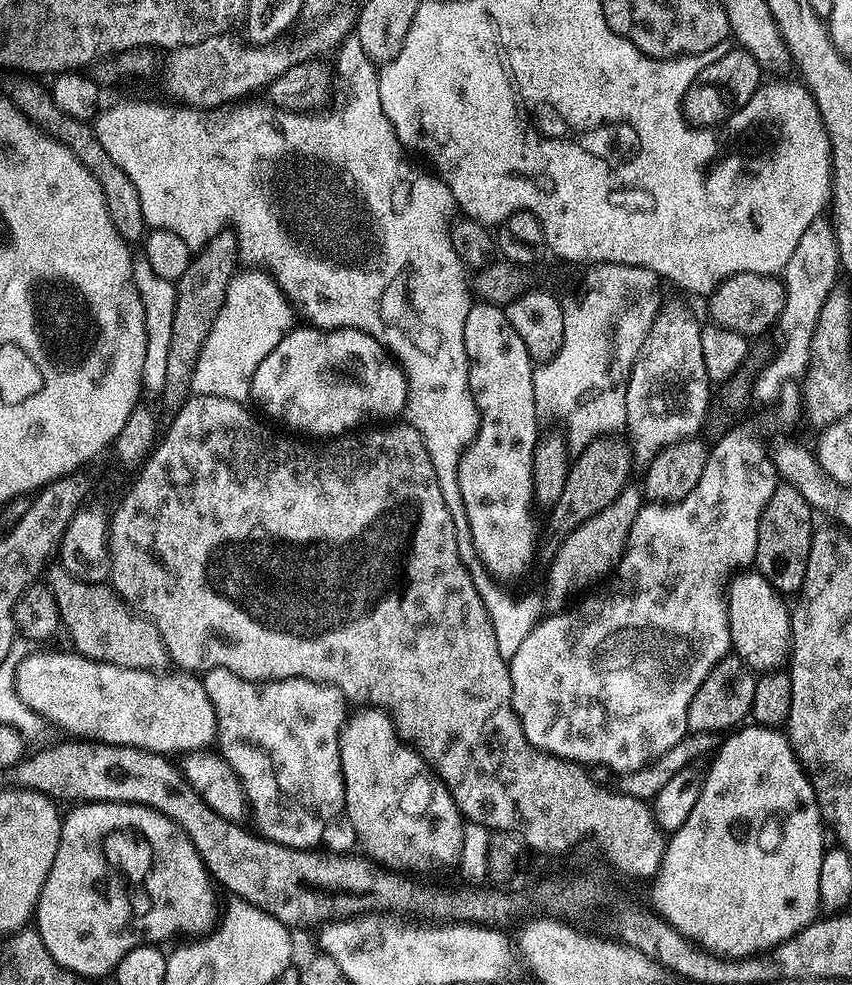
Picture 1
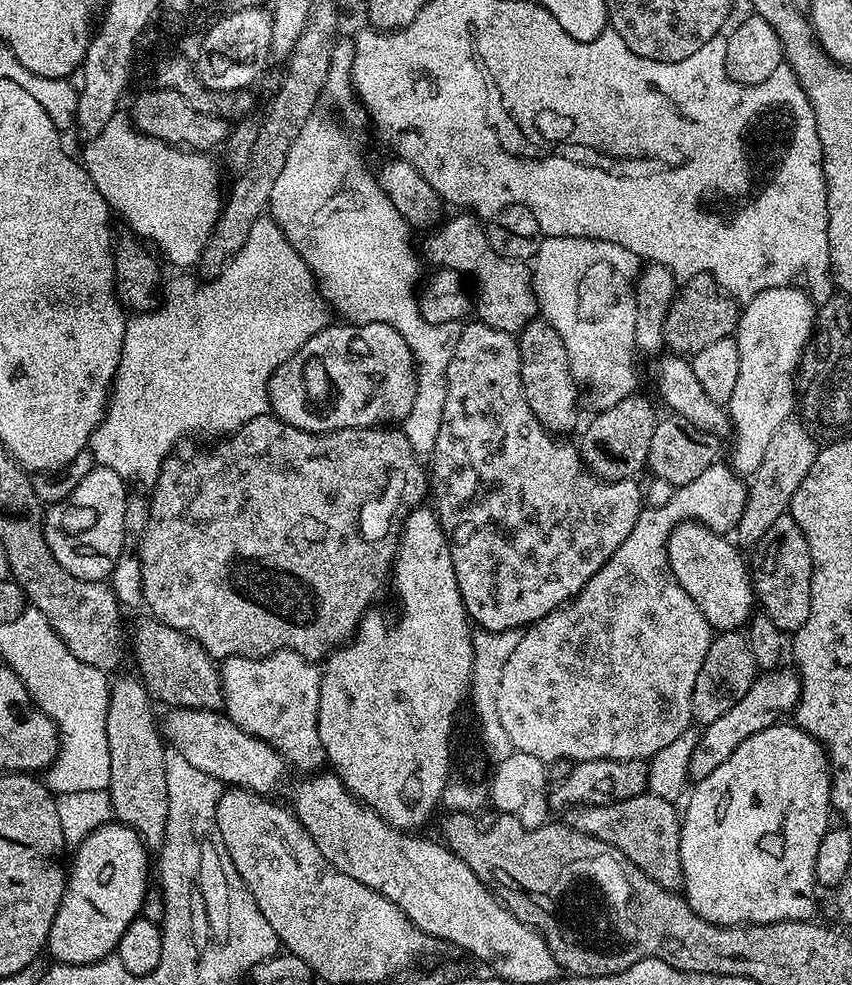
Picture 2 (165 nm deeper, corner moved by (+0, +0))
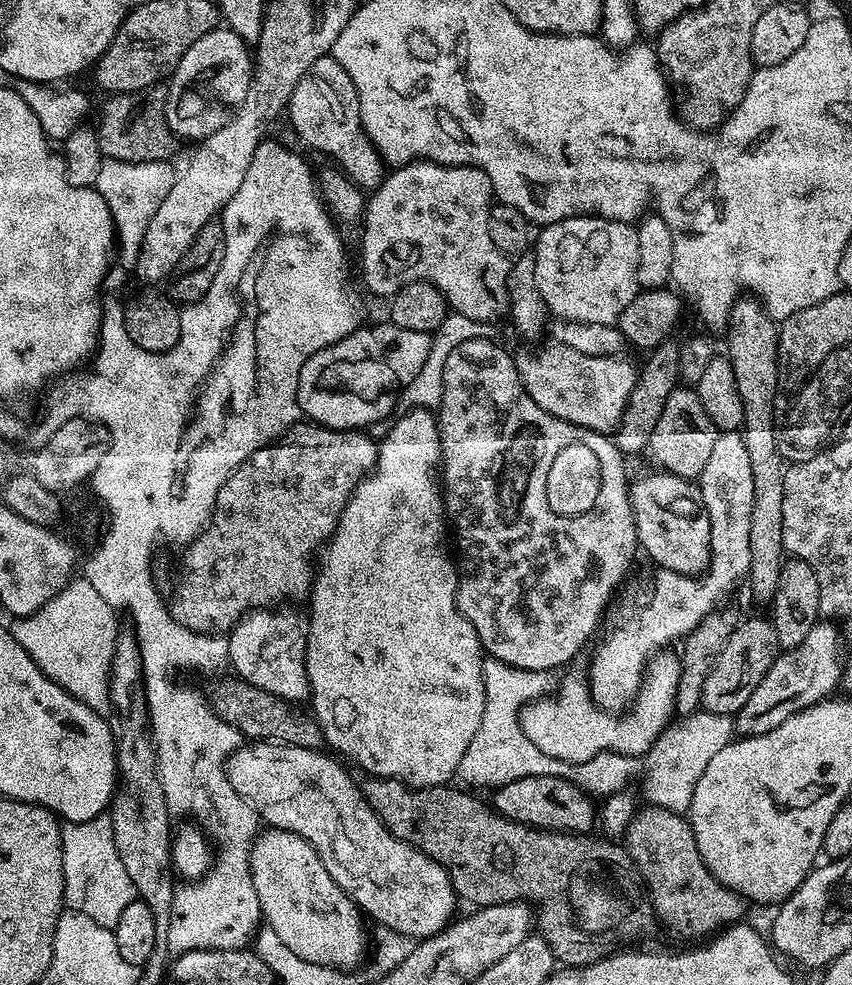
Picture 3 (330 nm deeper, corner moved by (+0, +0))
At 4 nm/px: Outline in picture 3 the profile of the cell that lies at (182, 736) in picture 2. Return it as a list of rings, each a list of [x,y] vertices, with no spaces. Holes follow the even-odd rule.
[[[248,742],[241,746],[237,752],[233,752],[228,758],[227,764],[224,765],[226,774],[230,778],[230,786],[234,786],[234,790],[238,790],[238,794],[246,803],[256,812],[257,817],[267,827],[281,828],[287,832],[298,834],[304,840],[310,842],[310,846],[318,854],[318,858],[322,858],[322,866],[326,866],[326,870],[330,874],[330,878],[334,878],[334,882],[338,882],[338,886],[342,886],[342,890],[347,896],[351,896],[352,901],[360,907],[361,913],[365,917],[371,918],[373,916],[377,921],[377,925],[389,928],[395,932],[400,932],[404,936],[413,938],[423,938],[432,936],[435,932],[441,930],[447,925],[454,916],[452,911],[455,910],[456,904],[458,905],[458,897],[450,878],[446,874],[446,870],[438,862],[434,862],[425,854],[425,852],[418,851],[414,846],[410,846],[406,842],[402,842],[398,838],[394,838],[394,834],[390,834],[390,830],[386,830],[386,826],[378,818],[378,814],[366,802],[361,785],[355,784],[352,781],[352,776],[339,764],[339,759],[333,758],[327,751],[317,750],[314,748],[303,748],[302,746],[294,746],[293,744],[265,744],[263,742]]]

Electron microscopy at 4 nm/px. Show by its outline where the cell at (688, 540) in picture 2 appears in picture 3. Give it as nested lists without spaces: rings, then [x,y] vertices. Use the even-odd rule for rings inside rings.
[[[663,470],[648,472],[631,481],[628,493],[634,514],[637,545],[656,563],[657,569],[665,568],[679,576],[699,576],[705,571],[710,558],[710,518],[704,509],[700,489],[693,481],[683,480]]]

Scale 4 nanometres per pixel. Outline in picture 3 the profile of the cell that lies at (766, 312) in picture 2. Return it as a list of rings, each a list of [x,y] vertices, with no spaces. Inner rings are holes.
[[[739,431],[720,432],[719,435],[717,435],[716,441],[714,442],[714,450],[710,453],[710,458],[706,462],[706,470],[702,470],[702,474],[698,478],[698,487],[700,489],[700,497],[704,503],[704,509],[710,518],[710,558],[708,559],[707,569],[701,572],[699,576],[679,576],[678,573],[671,572],[665,568],[659,569],[659,571],[655,573],[657,576],[653,578],[652,585],[648,588],[648,593],[644,596],[644,604],[628,604],[624,608],[624,612],[628,616],[616,616],[613,618],[612,625],[608,628],[608,633],[601,638],[600,645],[592,652],[592,665],[586,668],[588,686],[592,689],[592,696],[595,698],[597,704],[602,708],[609,710],[623,709],[625,705],[635,697],[637,690],[640,689],[640,682],[644,675],[646,661],[655,656],[657,652],[672,646],[675,640],[676,643],[683,641],[684,637],[688,636],[700,622],[705,620],[710,613],[717,611],[717,609],[727,601],[724,599],[735,590],[736,583],[738,583],[739,580],[741,583],[741,581],[747,577],[748,571],[750,570],[750,510],[754,510],[754,478],[750,478],[750,454],[746,454],[744,437]]]

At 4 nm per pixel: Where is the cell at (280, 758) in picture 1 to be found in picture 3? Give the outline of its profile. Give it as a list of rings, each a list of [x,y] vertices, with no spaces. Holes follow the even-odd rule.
[[[284,606],[279,610],[258,608],[244,613],[244,617],[227,633],[228,664],[241,680],[250,682],[283,700],[304,702],[310,696],[308,675],[304,666],[308,637],[306,620],[301,613],[299,616],[288,608],[291,607]]]

